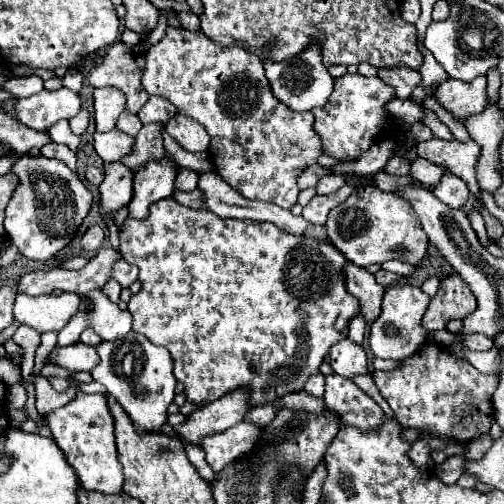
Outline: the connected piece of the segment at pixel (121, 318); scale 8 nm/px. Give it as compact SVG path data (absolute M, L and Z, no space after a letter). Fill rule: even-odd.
M90 290L80 296L80 310L70 318L70 322L58 332L56 346L70 346L78 340L84 328L92 328L102 340L118 340L120 336L132 330L130 312L120 310L110 302L102 290ZM86 304L92 304L92 310L86 312Z

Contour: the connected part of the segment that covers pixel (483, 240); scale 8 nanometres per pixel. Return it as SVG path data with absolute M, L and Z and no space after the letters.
M472 211L468 213L468 218L471 222L472 228L475 230L478 239L483 247L487 247L490 239L488 237L485 222L480 213Z

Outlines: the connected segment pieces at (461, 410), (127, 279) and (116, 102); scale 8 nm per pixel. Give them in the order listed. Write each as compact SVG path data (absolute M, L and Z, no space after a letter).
M426 342L420 352L406 358L402 368L374 372L374 382L404 428L422 428L468 442L488 432L494 422L490 402L498 386L494 376L482 376L476 368L470 368L468 362L454 358L446 348L434 342Z
M118 260L118 262L114 262L114 266L112 266L112 278L118 280L118 284L120 284L122 288L128 288L132 282L136 282L136 278L138 278L138 268L134 268L132 264L126 264L124 260Z
M116 88L94 90L94 122L98 132L108 132L116 126L118 114L122 114L126 98Z

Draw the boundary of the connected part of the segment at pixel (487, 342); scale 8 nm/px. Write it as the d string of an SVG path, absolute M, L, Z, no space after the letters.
M474 334L474 336L466 336L466 340L464 340L464 348L468 348L468 350L490 350L492 346L494 346L494 342L488 336Z

